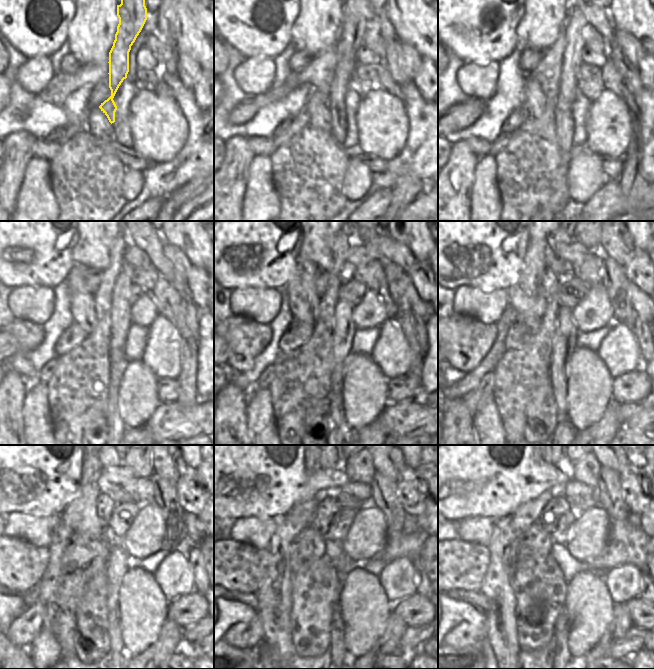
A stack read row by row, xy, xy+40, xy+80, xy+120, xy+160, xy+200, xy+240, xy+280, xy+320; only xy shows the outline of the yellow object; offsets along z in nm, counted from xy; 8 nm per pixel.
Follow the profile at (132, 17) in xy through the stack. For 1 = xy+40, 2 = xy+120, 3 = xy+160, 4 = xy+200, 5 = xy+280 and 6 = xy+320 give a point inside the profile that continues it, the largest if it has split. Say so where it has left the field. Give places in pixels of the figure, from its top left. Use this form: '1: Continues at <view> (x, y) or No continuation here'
1: Continues at xy+40 (354, 24)
2: Continues at xy+120 (120, 308)
3: Continues at xy+160 (344, 328)
4: Continues at xy+200 (565, 341)
5: Continues at xy+280 (335, 648)
6: Continues at xy+320 (563, 622)

